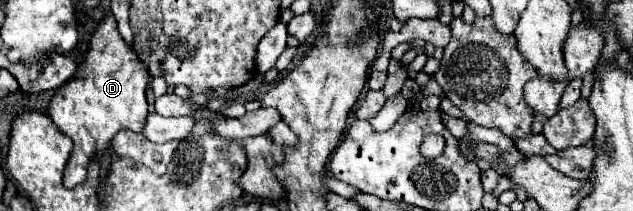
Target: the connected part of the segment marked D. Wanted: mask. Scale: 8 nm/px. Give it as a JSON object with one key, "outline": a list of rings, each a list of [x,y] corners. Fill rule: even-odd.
{"outline":[[[106,16],[90,38],[90,50],[86,60],[78,66],[74,78],[60,86],[50,102],[50,118],[58,130],[74,140],[74,150],[64,170],[64,186],[74,188],[86,180],[88,164],[102,154],[116,132],[128,128],[132,132],[142,132],[148,116],[146,86],[148,70],[138,60],[132,46],[128,46],[118,34],[114,16]]]}

